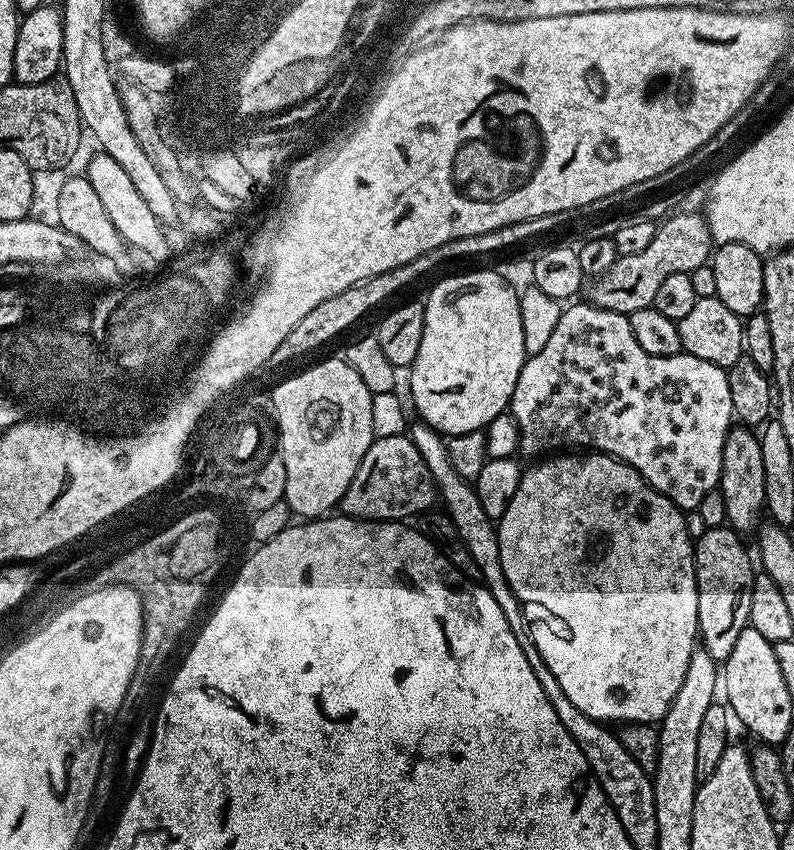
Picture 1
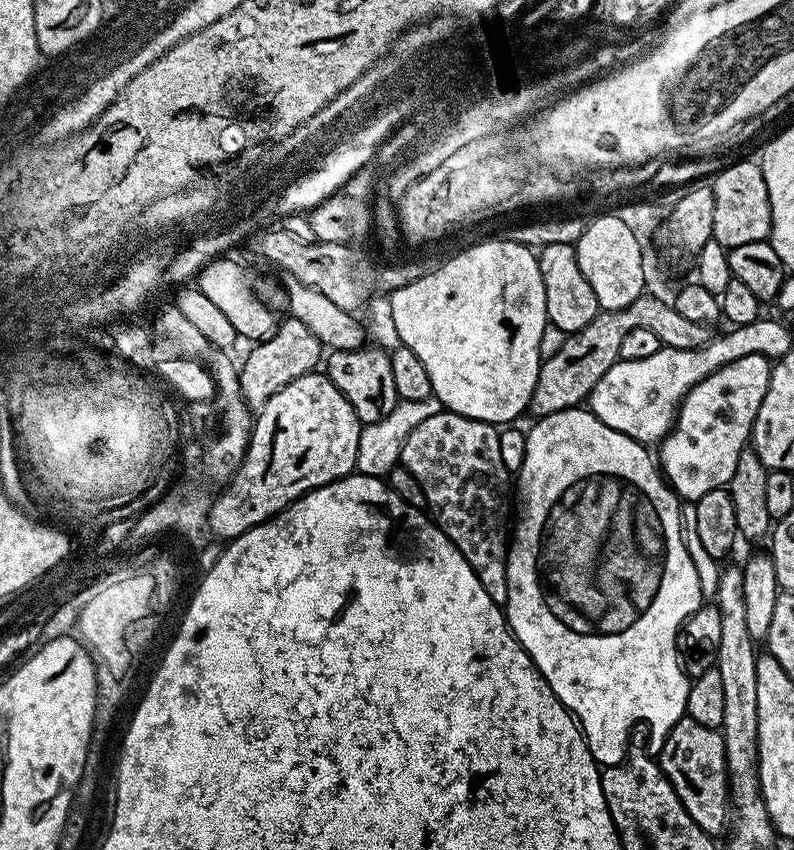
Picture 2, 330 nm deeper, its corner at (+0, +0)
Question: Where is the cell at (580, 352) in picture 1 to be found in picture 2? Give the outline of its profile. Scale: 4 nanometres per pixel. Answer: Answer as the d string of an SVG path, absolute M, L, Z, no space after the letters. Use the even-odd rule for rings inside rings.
M746 354L746 358L738 358L738 362L730 362L714 374L710 374L710 378L698 382L698 386L694 386L686 394L684 403L680 405L678 423L658 448L658 464L662 475L681 501L695 502L702 498L702 494L723 488L728 485L730 478L734 478L738 454L742 454L742 450L749 447L758 406L762 406L762 398L766 398L766 390L772 377L772 365L773 361L767 356Z

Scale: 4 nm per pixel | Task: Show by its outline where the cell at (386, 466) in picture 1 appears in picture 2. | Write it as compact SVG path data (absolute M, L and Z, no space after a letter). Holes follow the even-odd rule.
M443 411L419 423L411 430L402 446L399 463L418 478L418 486L424 491L425 505L430 509L431 519L450 538L450 542L466 558L474 570L482 590L490 594L495 604L508 603L508 546L510 543L510 517L514 512L514 476L502 462L502 446L497 425L487 424L474 418L466 418L457 412Z

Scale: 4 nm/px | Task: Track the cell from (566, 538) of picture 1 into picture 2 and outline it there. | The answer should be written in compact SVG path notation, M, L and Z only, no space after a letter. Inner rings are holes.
M580 406L558 410L549 416L539 417L535 421L536 425L530 430L527 429L526 458L518 473L518 515L510 532L508 546L506 619L512 635L528 652L528 657L536 664L536 669L544 675L550 690L554 690L554 694L563 702L565 708L576 717L590 754L597 764L607 766L621 764L629 755L628 735L639 720L644 720L645 726L648 727L648 744L652 747L651 751L659 754L670 730L687 713L690 676L684 673L684 668L680 665L680 656L676 653L676 635L681 635L684 623L700 609L705 597L698 586L698 570L694 570L694 562L690 562L690 554L686 554L686 546L682 542L682 501L664 479L653 453L651 456L648 453L651 451L645 445L639 444L626 434L618 434L618 430L610 430L610 426L600 420L580 420L583 416L586 416L586 412Z

